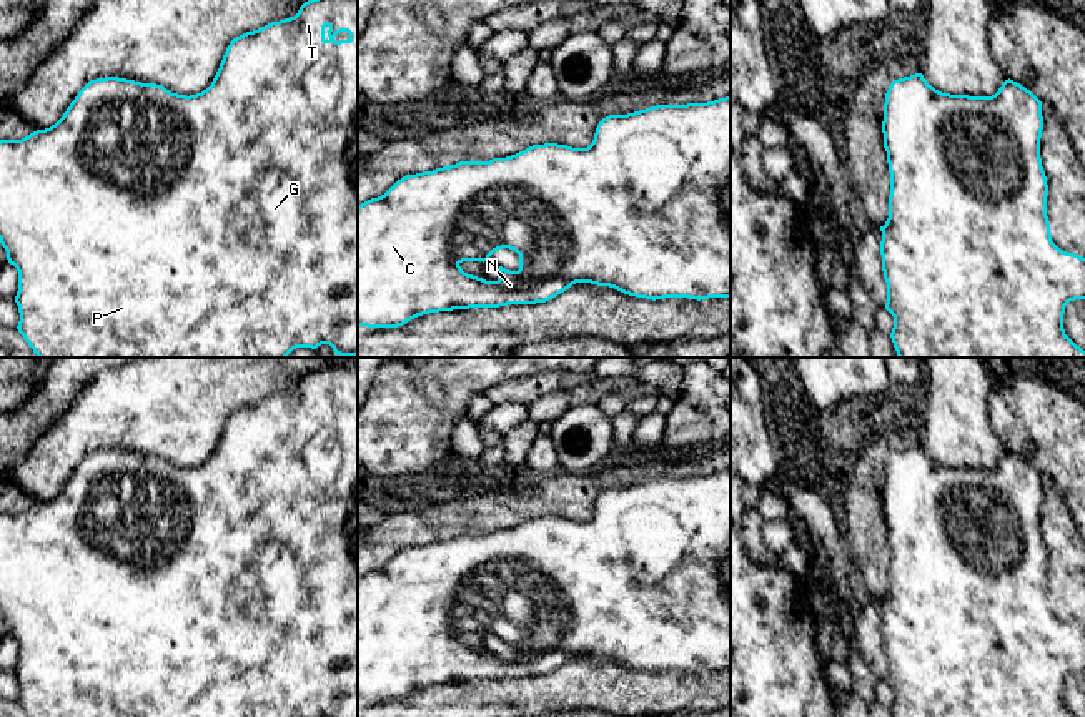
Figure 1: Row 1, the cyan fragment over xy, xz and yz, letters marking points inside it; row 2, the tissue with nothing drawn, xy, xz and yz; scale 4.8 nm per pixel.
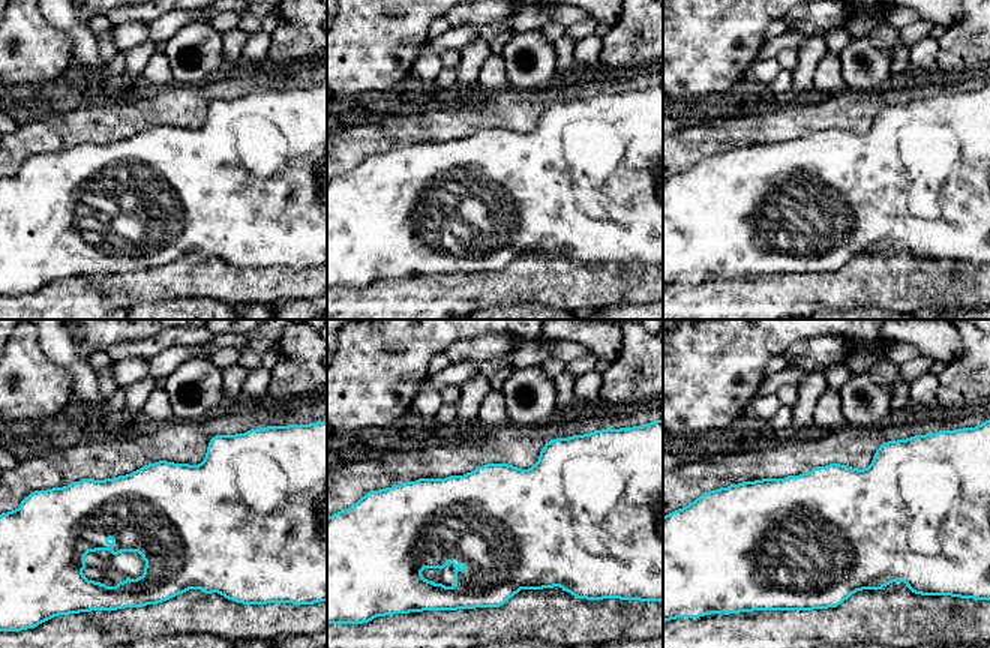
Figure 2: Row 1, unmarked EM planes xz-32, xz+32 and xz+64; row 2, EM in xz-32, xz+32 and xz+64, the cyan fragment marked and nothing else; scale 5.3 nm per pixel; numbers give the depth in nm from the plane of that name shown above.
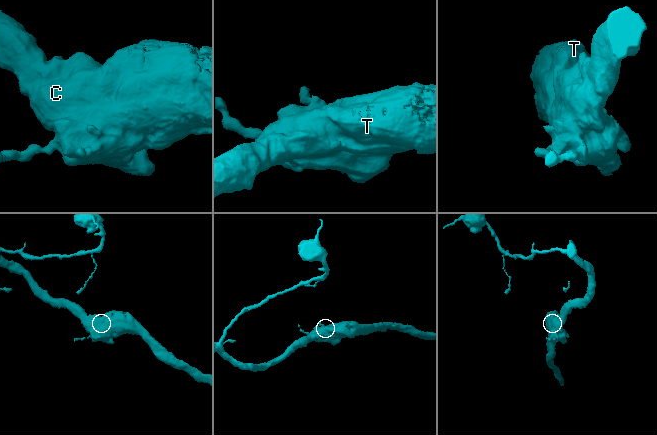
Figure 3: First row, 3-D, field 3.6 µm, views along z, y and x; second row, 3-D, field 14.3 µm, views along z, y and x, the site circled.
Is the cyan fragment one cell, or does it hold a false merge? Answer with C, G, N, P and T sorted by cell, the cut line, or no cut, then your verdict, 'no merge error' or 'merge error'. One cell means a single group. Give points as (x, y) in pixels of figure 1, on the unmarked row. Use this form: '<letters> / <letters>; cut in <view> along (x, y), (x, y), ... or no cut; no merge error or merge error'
C G N P T; no cut; no merge error

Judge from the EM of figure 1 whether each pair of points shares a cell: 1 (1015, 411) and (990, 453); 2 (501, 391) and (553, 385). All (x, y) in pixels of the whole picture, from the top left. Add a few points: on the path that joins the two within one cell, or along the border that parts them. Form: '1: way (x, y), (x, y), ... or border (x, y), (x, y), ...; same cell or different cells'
1: border (989, 398), (992, 428), (1007, 451); different cells
2: way (515, 390), (540, 388); same cell

